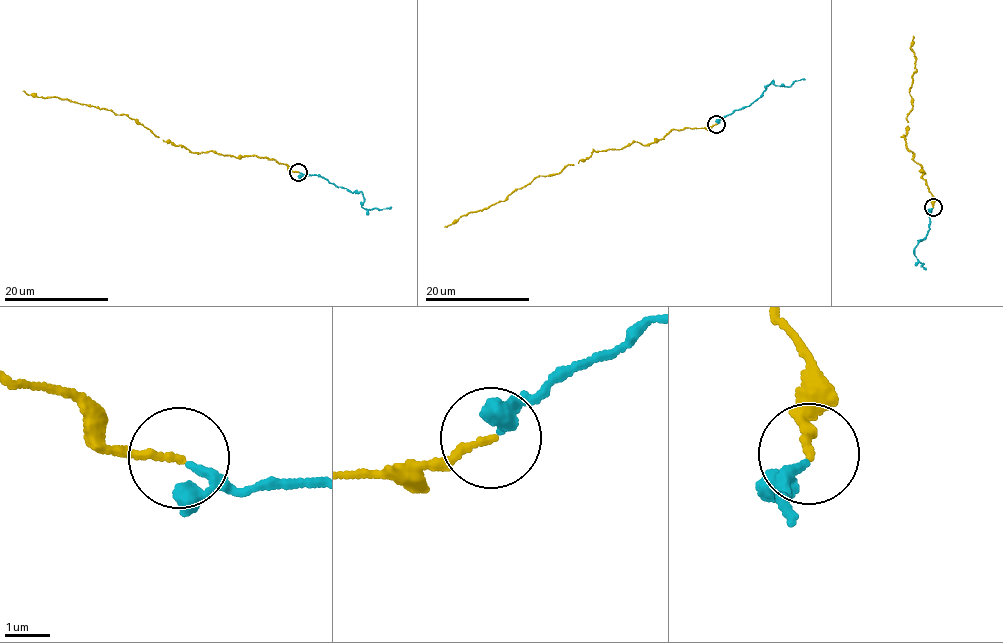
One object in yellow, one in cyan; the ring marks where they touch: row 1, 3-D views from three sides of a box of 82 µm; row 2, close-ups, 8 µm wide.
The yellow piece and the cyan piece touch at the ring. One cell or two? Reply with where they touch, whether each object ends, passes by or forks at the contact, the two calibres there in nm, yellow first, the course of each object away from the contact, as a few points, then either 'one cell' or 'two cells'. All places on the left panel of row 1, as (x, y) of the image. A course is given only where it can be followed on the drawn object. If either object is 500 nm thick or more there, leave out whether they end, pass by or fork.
at (298, 172); yellow ends there; cyan passes by; 170 nm thick on the yellow side, 150 nm on the other; yellow runs (298, 172), (265, 157), (219, 155), (211, 151), (191, 153), (166, 142), (125, 114), (23, 91); cyan runs (299, 172), (320, 175), (350, 191), (360, 191), (362, 205), (367, 209), (391, 206); one cell

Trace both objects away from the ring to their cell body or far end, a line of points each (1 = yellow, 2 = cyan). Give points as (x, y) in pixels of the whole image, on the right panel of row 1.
1: (933, 207), (933, 196), (921, 178), (924, 172), (903, 137), (916, 70), (909, 48), (913, 36)
2: (932, 207), (928, 231), (919, 241), (914, 254), (926, 268)

